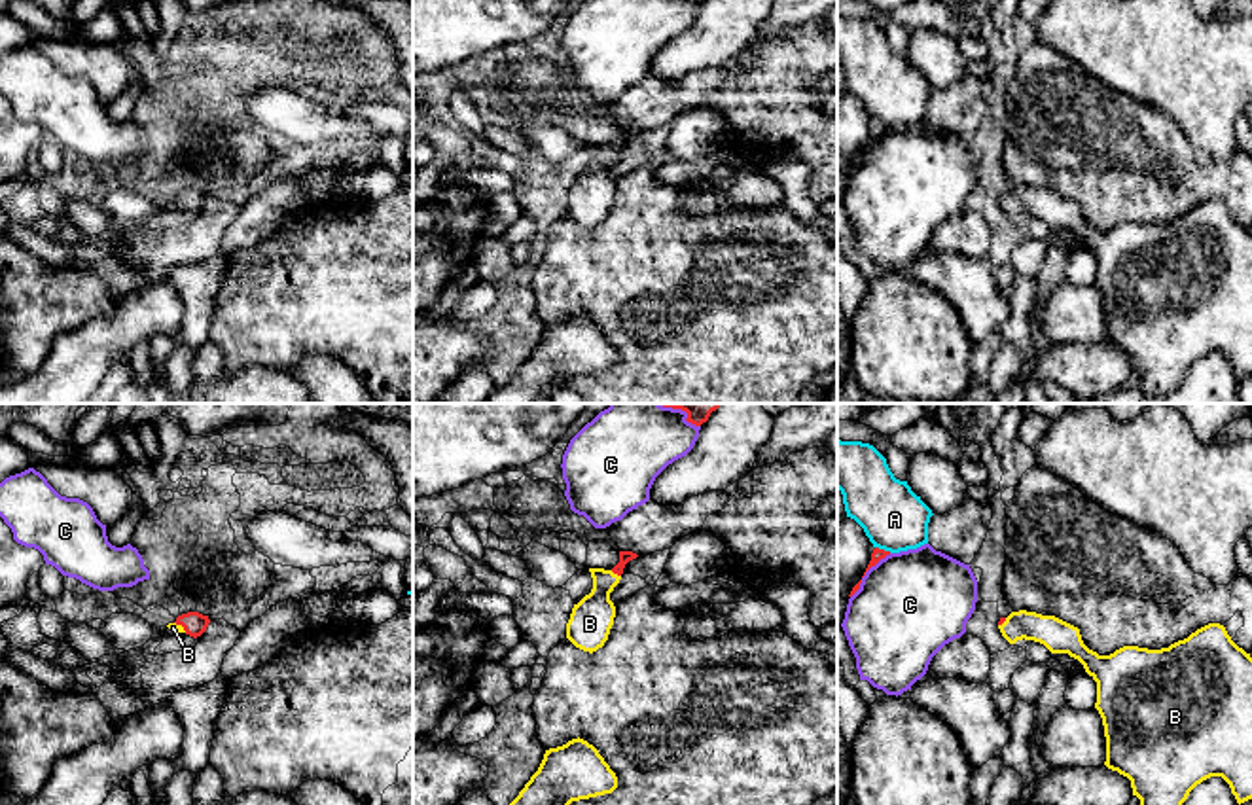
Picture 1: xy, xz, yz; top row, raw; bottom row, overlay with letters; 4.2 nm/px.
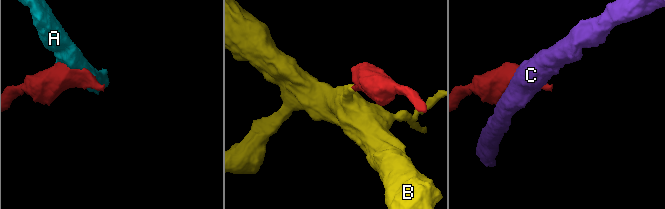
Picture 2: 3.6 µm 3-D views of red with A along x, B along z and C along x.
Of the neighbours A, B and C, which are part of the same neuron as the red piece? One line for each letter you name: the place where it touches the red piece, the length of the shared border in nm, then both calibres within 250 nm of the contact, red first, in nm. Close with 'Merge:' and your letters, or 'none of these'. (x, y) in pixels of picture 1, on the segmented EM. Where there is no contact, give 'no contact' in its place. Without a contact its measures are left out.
B: meets red in xz at (616, 572); contact 50 nm long; 50 nm thick on the red side, 180 nm on the other
Merge: B

